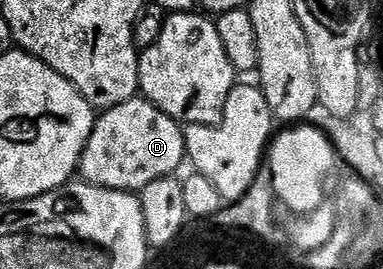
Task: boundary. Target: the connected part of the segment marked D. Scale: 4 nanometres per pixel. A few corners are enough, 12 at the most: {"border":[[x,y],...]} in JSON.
{"border":[[136,96],[97,115],[91,186],[140,192],[177,175],[183,127]]}

